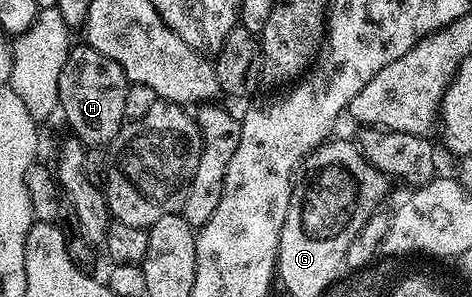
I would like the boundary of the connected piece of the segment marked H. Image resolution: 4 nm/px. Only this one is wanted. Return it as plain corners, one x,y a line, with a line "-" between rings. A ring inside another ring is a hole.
86,42
75,43
64,62
59,78
58,107
60,116
66,119
73,135
87,149
102,148
119,139
124,121
125,98
128,81
124,70
112,58
105,57
99,50

